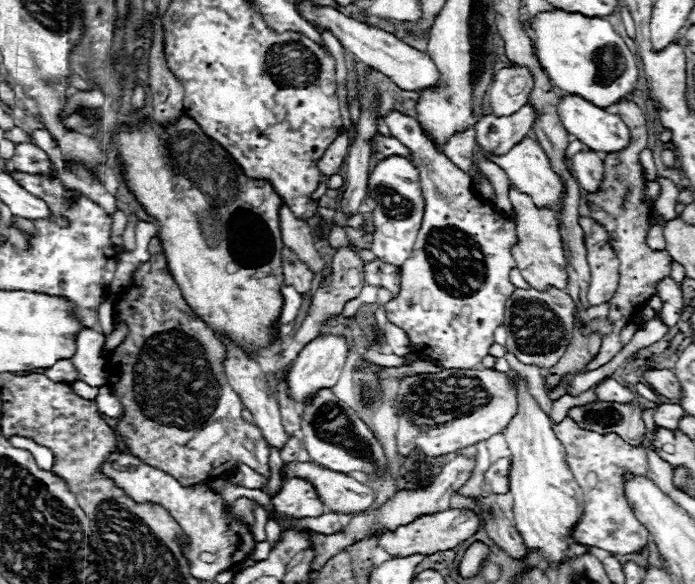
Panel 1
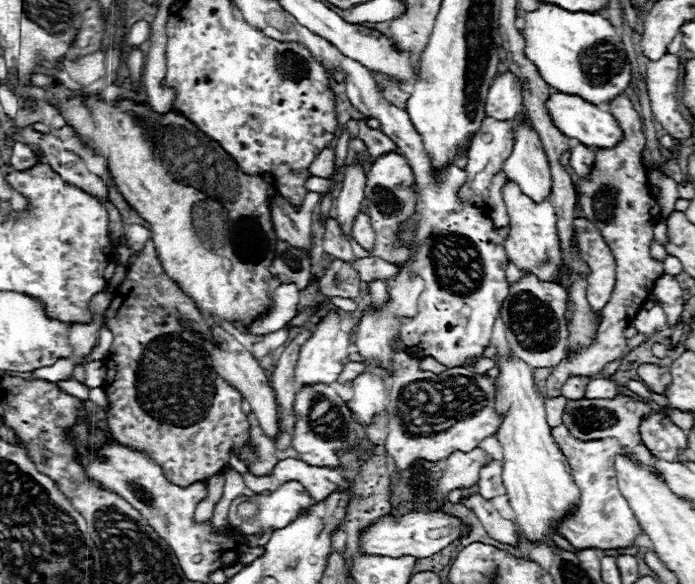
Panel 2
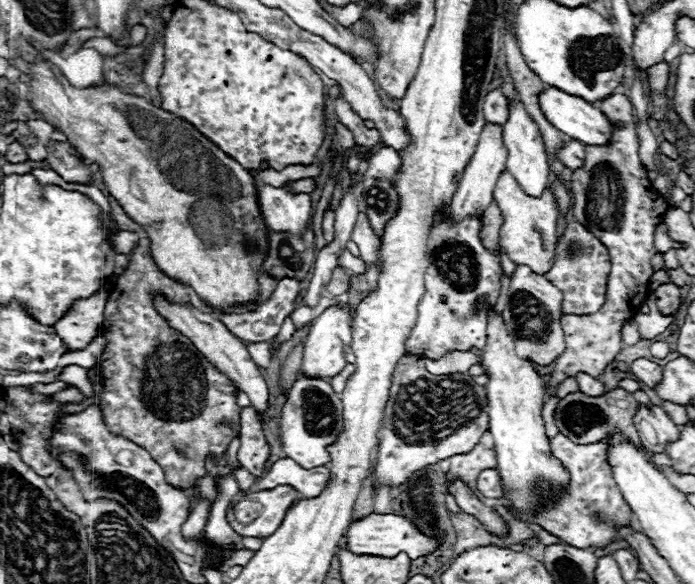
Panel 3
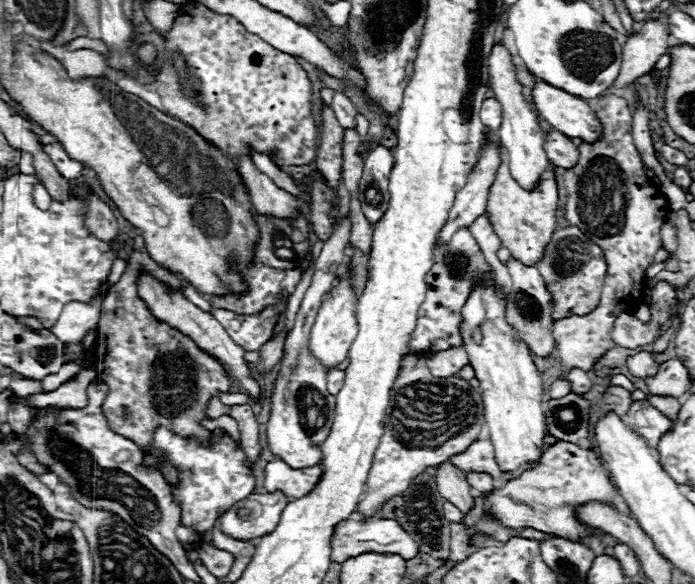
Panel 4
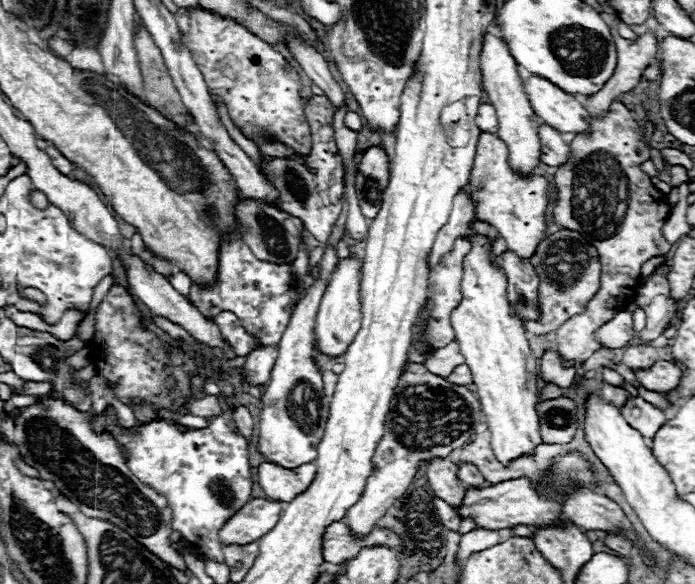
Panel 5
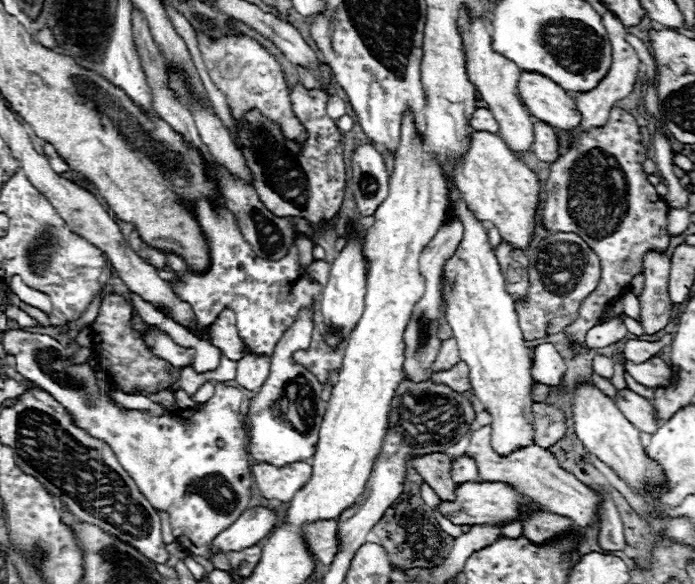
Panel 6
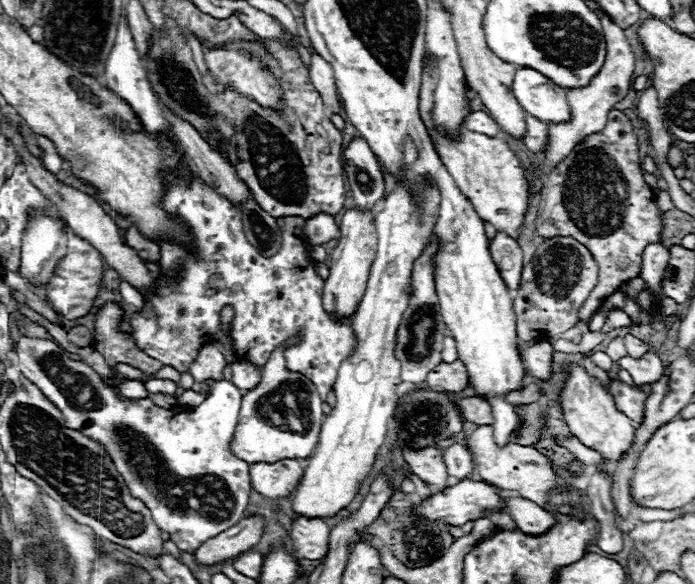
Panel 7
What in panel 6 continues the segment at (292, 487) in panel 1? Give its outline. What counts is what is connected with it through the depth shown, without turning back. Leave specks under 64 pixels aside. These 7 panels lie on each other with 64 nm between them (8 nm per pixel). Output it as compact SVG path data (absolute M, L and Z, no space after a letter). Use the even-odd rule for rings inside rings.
M254 506L244 510L228 530L222 530L214 538L214 548L222 552L232 550L244 550L254 544L258 544L262 538L270 534L270 530L276 526L276 512L274 508L266 506Z

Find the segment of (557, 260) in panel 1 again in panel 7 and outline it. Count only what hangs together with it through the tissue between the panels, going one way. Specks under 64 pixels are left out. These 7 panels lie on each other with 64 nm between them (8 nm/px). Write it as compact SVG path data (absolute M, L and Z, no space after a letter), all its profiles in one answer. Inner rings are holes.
M434 64L424 66L422 72L422 86L420 86L420 116L424 124L430 130L430 136L436 144L436 150L446 164L448 172L452 174L456 186L460 186L462 194L472 202L478 216L486 222L490 222L498 232L508 234L510 238L518 238L520 230L524 228L524 218L530 210L530 184L524 176L522 164L516 158L516 154L508 148L508 144L502 138L488 138L486 134L470 132L466 126L462 126L460 142L450 142L446 136L438 134L432 128L430 110L434 108L434 94L436 88L436 68Z

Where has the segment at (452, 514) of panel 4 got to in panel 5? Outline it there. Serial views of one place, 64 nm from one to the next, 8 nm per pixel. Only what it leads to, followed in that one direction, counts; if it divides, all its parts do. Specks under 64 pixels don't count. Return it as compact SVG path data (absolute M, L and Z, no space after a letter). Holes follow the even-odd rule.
M437 497L434 498L432 505L441 524L452 531L458 531L461 518L456 509Z

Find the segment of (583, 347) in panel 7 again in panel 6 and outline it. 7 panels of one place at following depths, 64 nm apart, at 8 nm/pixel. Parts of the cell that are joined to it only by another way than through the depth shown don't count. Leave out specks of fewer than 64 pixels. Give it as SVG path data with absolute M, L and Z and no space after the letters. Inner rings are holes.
M604 324L594 326L588 334L586 334L586 346L588 348L604 348L604 346L616 346L618 342L622 342L626 338L628 332L620 332L620 330L604 330Z

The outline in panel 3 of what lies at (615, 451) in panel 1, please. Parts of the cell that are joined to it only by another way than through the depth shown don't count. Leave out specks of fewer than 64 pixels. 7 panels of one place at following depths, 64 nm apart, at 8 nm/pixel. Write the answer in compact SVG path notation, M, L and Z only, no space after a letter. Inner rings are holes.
M556 434L552 438L552 454L568 468L570 472L570 490L558 500L558 504L542 508L532 524L542 526L546 532L558 536L570 546L576 548L604 548L612 544L614 540L622 540L618 534L618 528L630 526L630 506L622 498L612 466L608 462L608 444L606 442L594 442L594 444L574 444L564 434ZM598 514L604 514L606 520L598 520Z

